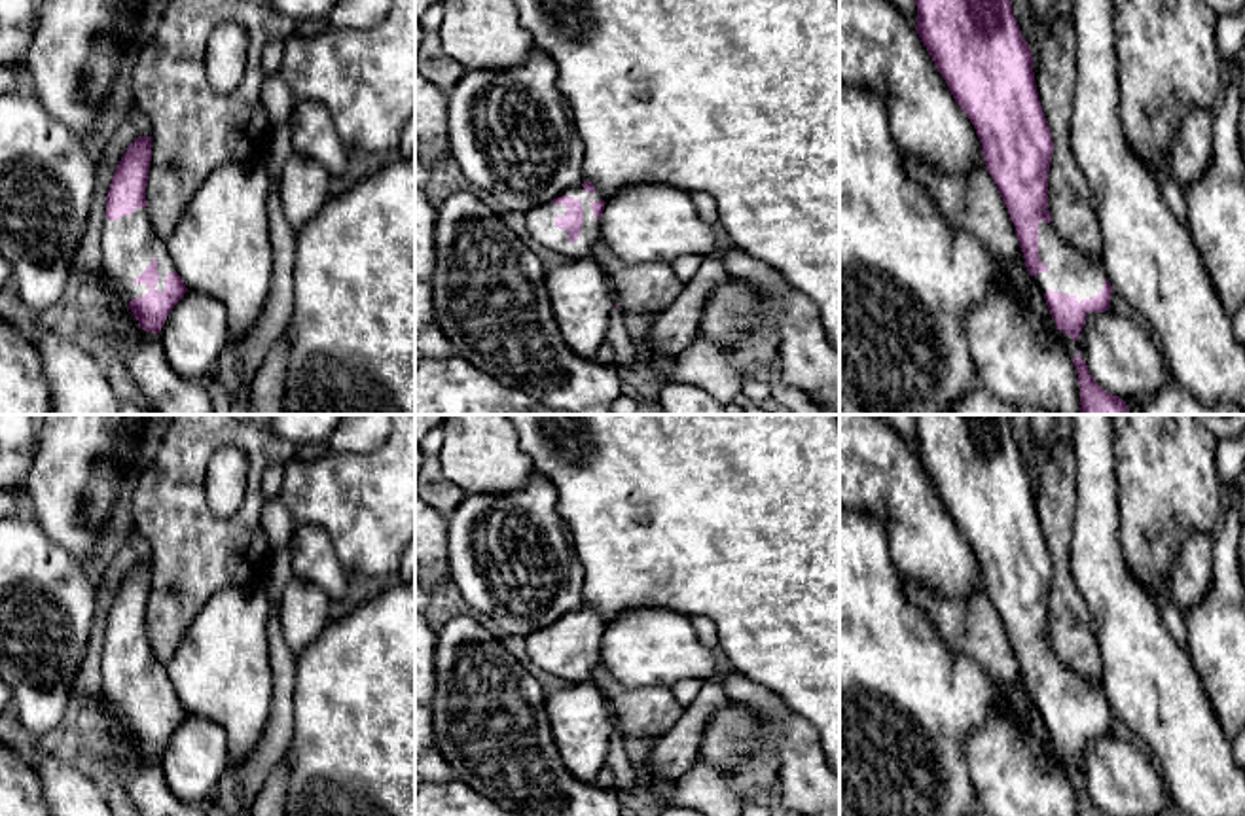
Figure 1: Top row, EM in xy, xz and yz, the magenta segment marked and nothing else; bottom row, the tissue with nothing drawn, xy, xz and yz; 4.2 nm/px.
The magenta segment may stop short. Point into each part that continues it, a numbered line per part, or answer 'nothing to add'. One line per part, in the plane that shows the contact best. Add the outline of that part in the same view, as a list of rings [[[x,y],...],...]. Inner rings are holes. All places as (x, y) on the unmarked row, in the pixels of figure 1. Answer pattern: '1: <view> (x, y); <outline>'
1: xz (541, 646); [[[595,608],[593,612],[597,613],[593,619],[582,610],[559,619],[568,619],[582,625],[584,647],[576,666],[570,666],[568,657],[555,649],[555,642],[565,640],[567,630],[553,627],[546,627],[525,636],[525,649],[532,663],[550,674],[563,678],[567,683],[593,680],[595,666],[601,665],[601,644],[593,640],[591,629],[606,623]]]

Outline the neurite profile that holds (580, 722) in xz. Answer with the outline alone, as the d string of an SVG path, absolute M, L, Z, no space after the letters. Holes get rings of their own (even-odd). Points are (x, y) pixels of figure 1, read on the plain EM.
M593 680L546 695L546 712L559 755L572 776L595 784L606 765L614 718Z

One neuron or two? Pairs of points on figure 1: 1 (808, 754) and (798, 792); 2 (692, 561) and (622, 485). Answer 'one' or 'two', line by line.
1: one
2: one

